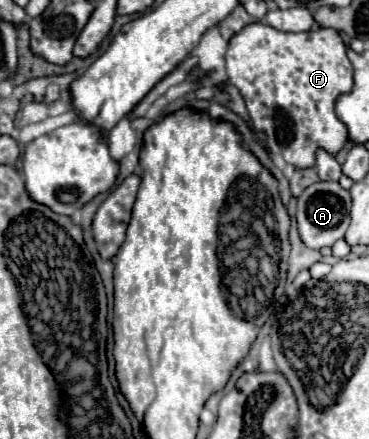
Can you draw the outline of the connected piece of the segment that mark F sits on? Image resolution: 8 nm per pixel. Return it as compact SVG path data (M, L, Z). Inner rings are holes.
M263 21L249 23L227 43L225 73L227 79L221 81L219 87L225 89L233 85L241 93L257 143L263 145L267 151L281 155L285 163L293 165L295 169L315 167L317 149L325 149L327 153L337 155L349 141L349 129L337 117L335 103L341 95L347 95L353 89L353 65L347 59L343 39L337 35L335 29L281 33Z

